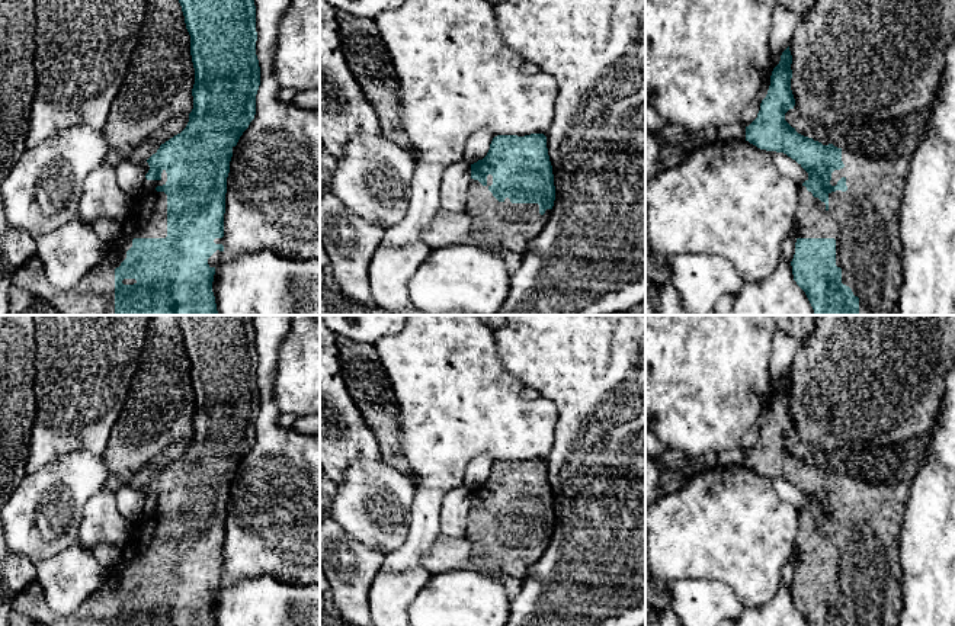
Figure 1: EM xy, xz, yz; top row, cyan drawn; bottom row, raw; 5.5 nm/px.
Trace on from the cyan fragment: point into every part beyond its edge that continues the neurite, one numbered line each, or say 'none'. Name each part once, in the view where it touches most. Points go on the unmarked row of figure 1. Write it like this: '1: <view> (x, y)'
1: xy (147, 542)

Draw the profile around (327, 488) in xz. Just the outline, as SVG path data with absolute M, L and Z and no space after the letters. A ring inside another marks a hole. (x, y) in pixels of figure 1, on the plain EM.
M320 466L320 519L331 516L331 500L336 491L337 484Z

